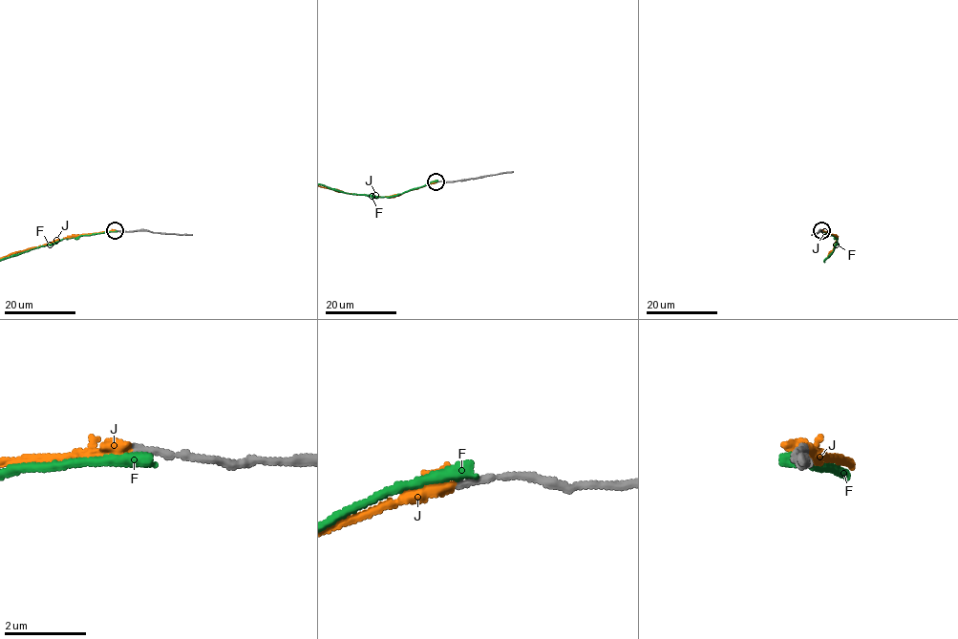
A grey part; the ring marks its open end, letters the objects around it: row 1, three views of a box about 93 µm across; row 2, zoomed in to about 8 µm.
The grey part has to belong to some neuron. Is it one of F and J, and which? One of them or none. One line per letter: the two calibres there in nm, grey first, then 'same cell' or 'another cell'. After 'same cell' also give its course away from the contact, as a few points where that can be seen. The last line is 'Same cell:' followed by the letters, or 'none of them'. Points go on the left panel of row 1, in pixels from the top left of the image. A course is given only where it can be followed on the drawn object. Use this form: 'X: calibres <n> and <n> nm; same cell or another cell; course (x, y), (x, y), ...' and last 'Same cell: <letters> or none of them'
F: calibres 190 and 360 nm; another cell
J: calibres 190 and 440 nm; same cell
Same cell: J

